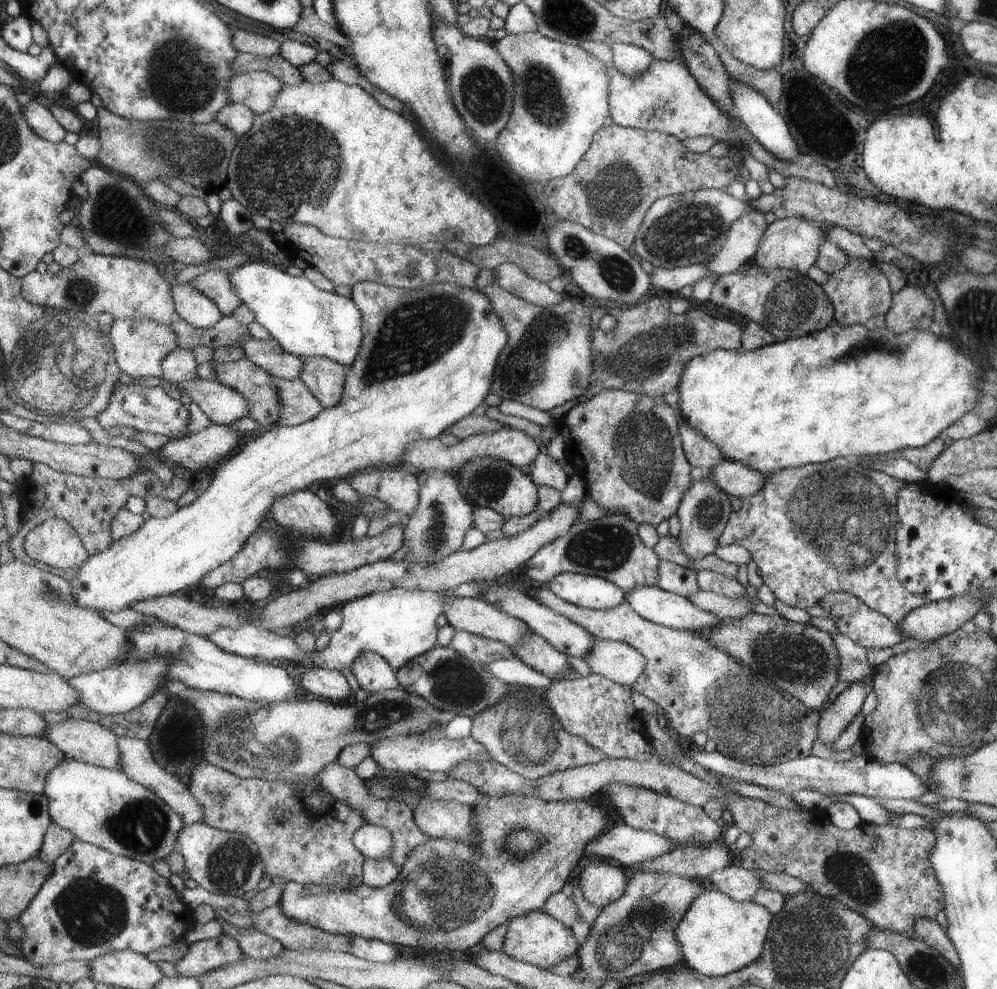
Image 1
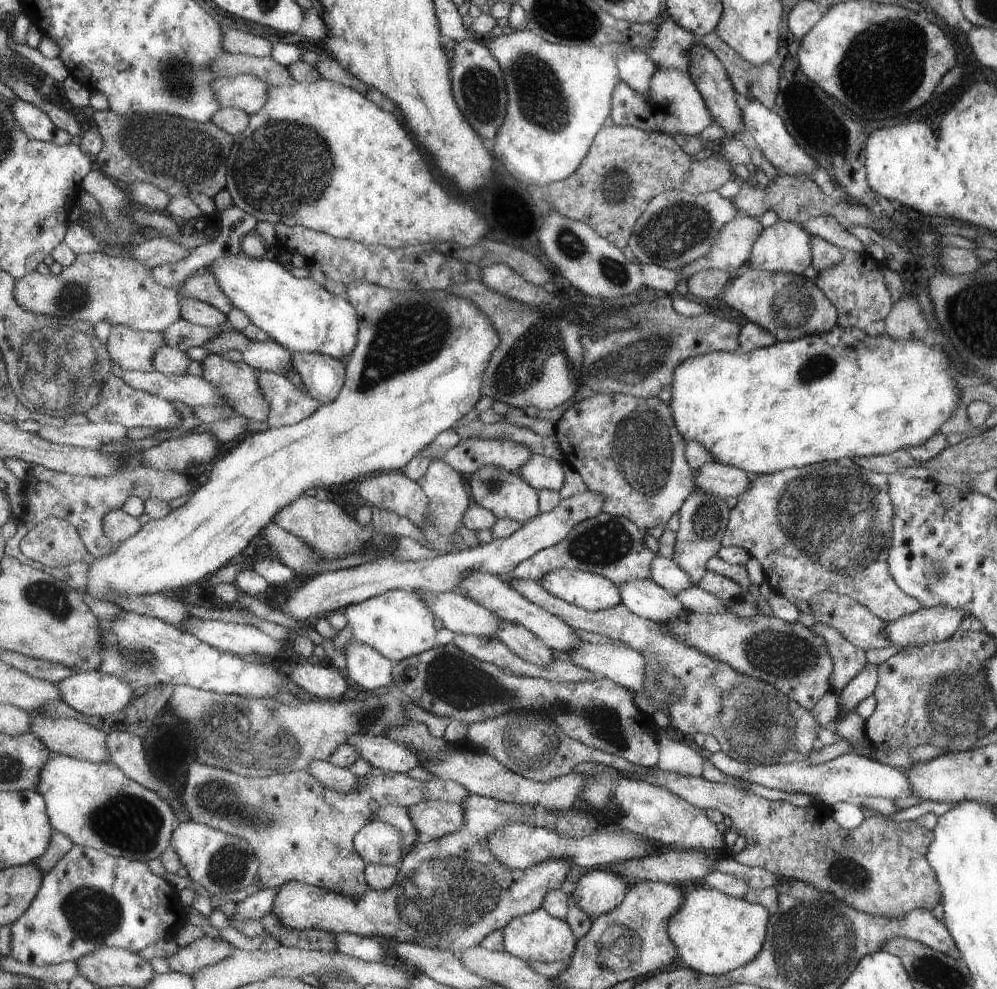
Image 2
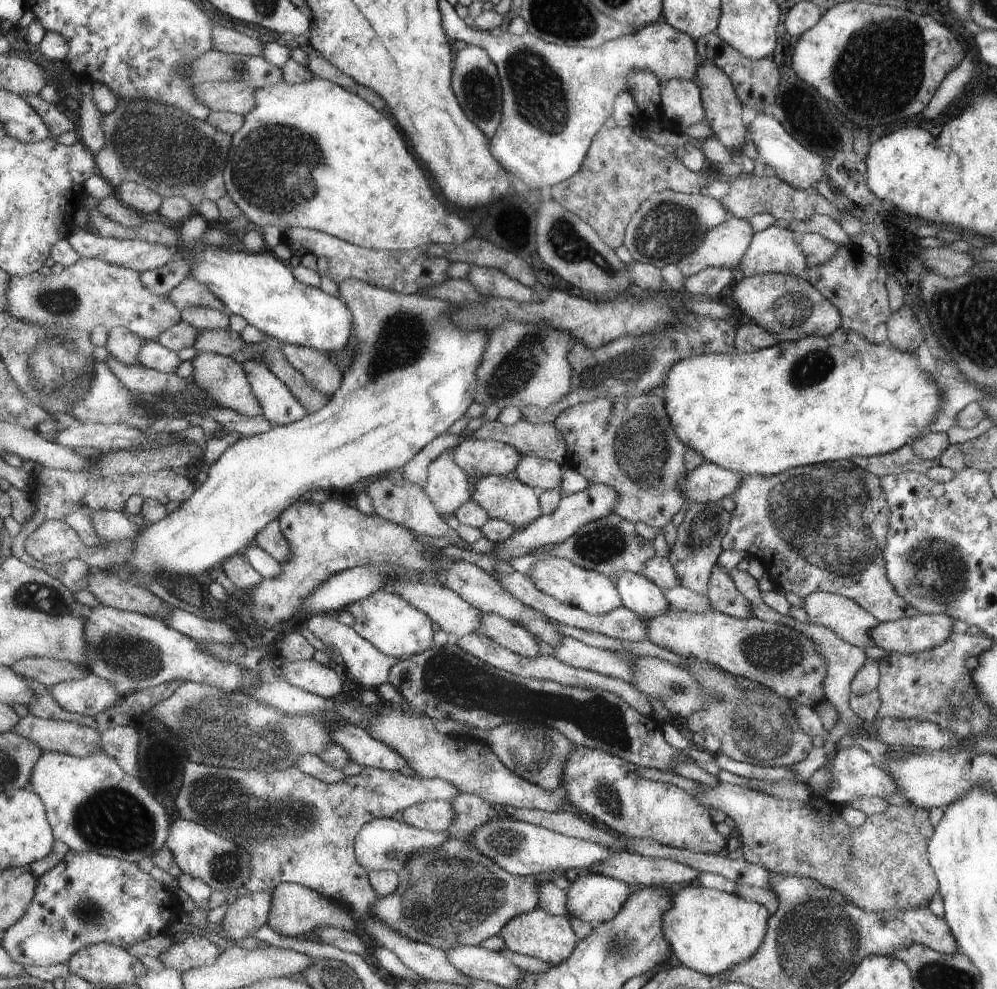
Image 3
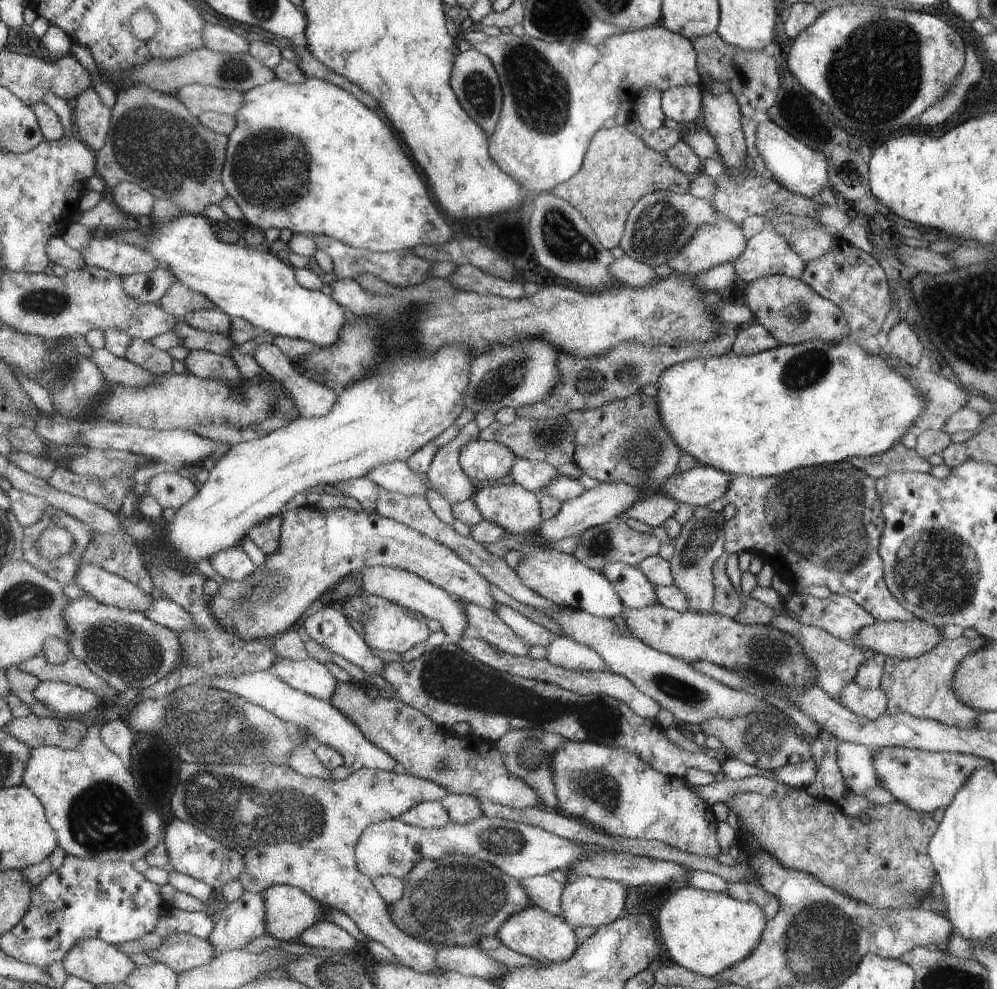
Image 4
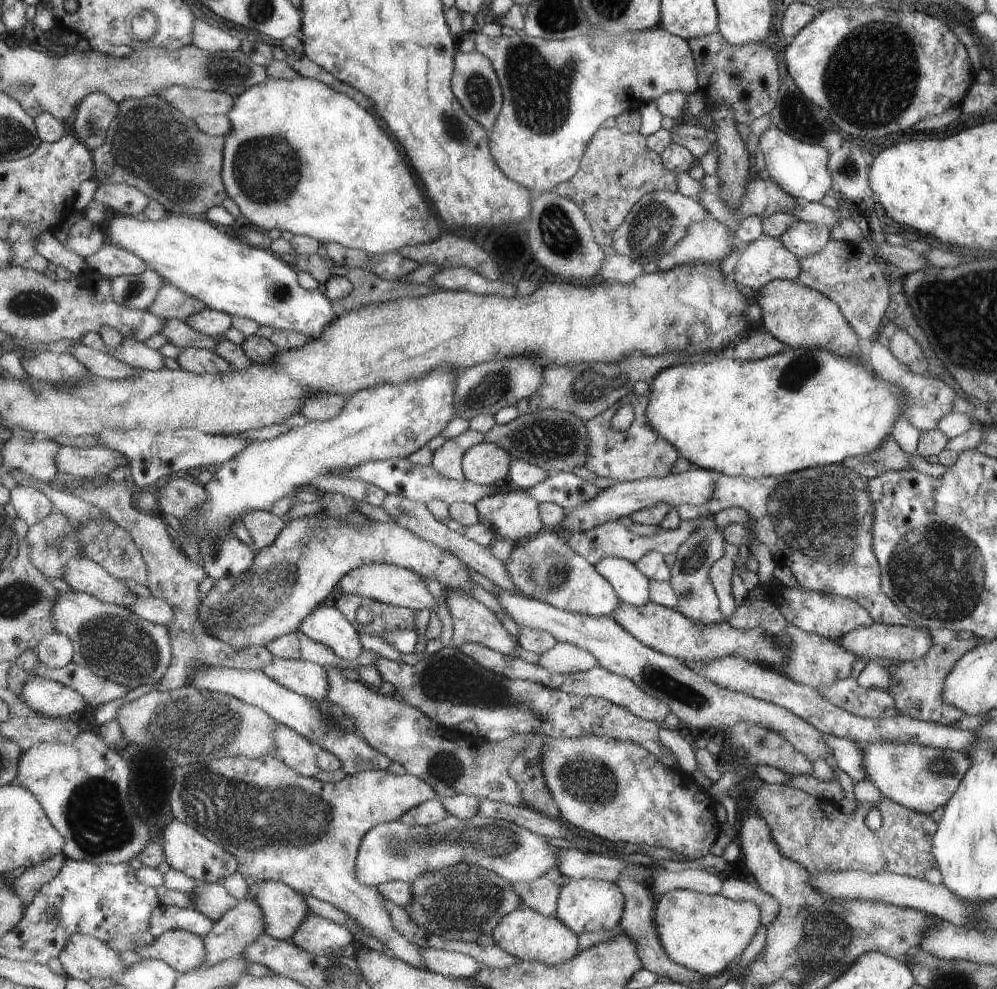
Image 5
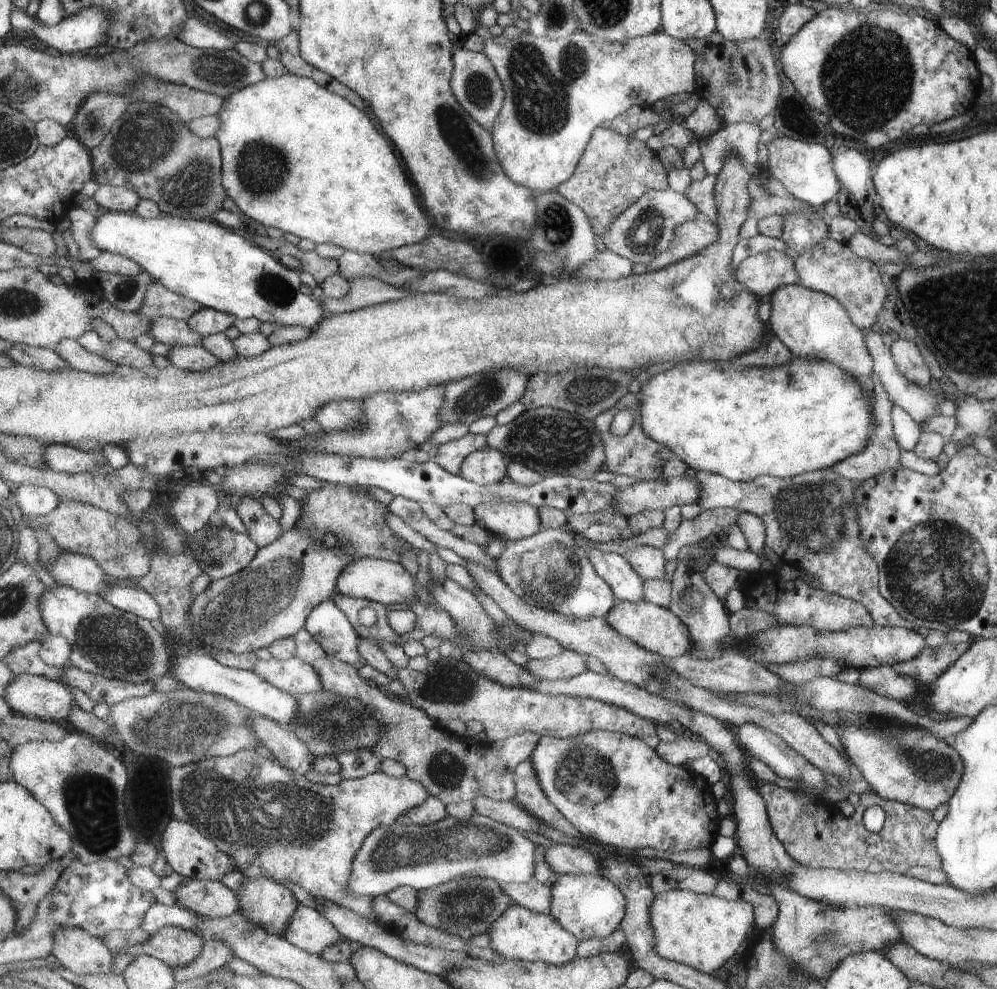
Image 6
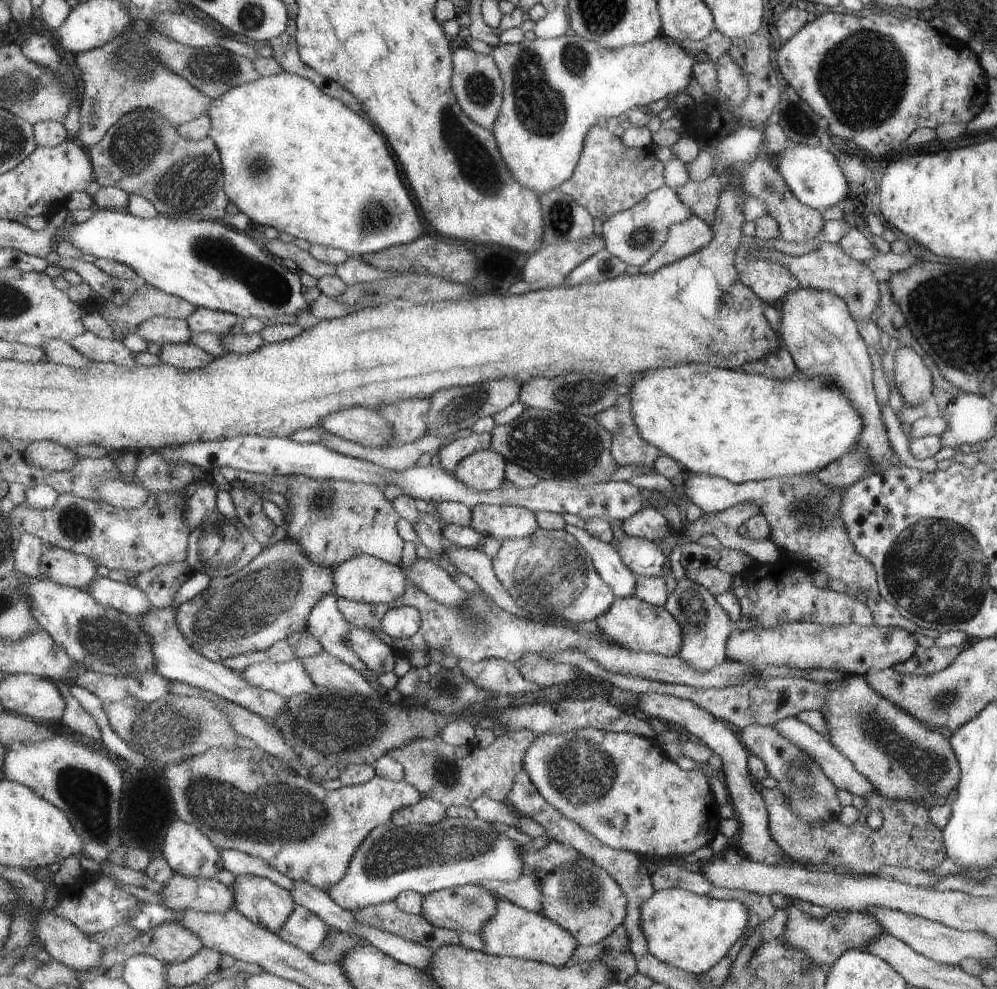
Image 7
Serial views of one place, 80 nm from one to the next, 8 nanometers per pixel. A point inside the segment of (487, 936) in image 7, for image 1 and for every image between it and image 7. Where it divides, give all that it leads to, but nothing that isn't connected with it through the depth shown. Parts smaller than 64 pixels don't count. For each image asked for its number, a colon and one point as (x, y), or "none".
1: (535, 937)
2: (537, 936)
3: (549, 938)
4: (547, 938)
5: (525, 934)
6: (520, 934)

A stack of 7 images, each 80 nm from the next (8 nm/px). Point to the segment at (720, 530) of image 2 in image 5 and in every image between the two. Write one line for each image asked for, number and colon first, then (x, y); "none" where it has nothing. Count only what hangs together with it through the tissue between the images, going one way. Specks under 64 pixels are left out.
3: (698, 541)
4: (700, 540)
5: (696, 597)

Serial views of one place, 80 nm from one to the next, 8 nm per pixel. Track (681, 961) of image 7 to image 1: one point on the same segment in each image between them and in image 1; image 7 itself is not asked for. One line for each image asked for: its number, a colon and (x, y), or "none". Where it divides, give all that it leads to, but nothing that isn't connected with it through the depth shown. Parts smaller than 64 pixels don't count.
1: (718, 935)
2: (714, 933)
3: (707, 930)
4: (703, 931)
5: (705, 933)
6: (700, 931)

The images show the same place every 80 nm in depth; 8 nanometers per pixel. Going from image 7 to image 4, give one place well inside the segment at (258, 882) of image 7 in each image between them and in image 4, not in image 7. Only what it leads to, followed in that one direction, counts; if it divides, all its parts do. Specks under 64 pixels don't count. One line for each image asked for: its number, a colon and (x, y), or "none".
4: (291, 911)
5: (284, 908)
6: (266, 902)

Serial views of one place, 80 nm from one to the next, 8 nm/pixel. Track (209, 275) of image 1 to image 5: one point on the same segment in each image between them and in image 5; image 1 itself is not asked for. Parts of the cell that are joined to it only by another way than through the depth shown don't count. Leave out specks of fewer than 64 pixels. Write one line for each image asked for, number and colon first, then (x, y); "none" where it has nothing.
2: (205, 287)
3: (189, 292)
4: (179, 300)
5: (171, 302)

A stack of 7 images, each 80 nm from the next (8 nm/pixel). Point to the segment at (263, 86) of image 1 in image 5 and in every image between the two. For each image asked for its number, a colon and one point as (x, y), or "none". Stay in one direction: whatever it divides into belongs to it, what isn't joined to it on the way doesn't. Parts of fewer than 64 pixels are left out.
2: (249, 93)
3: (236, 97)
4: (198, 98)
5: (194, 103)

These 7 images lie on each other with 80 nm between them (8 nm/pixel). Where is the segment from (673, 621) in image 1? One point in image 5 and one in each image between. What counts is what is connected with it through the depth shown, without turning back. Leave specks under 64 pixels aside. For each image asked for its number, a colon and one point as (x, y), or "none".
2: (643, 597)
3: (637, 593)
4: (635, 591)
5: (631, 586)

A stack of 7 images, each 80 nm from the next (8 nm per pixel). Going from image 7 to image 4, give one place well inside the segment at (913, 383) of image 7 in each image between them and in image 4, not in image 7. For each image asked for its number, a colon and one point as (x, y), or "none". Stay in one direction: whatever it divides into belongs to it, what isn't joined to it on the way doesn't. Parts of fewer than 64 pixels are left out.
4: (902, 341)
5: (902, 346)
6: (907, 357)

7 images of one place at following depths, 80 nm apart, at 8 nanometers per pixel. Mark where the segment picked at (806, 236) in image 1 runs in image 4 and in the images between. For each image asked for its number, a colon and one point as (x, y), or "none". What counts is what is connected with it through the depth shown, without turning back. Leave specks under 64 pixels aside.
2: (784, 246)
3: (775, 249)
4: (767, 253)

